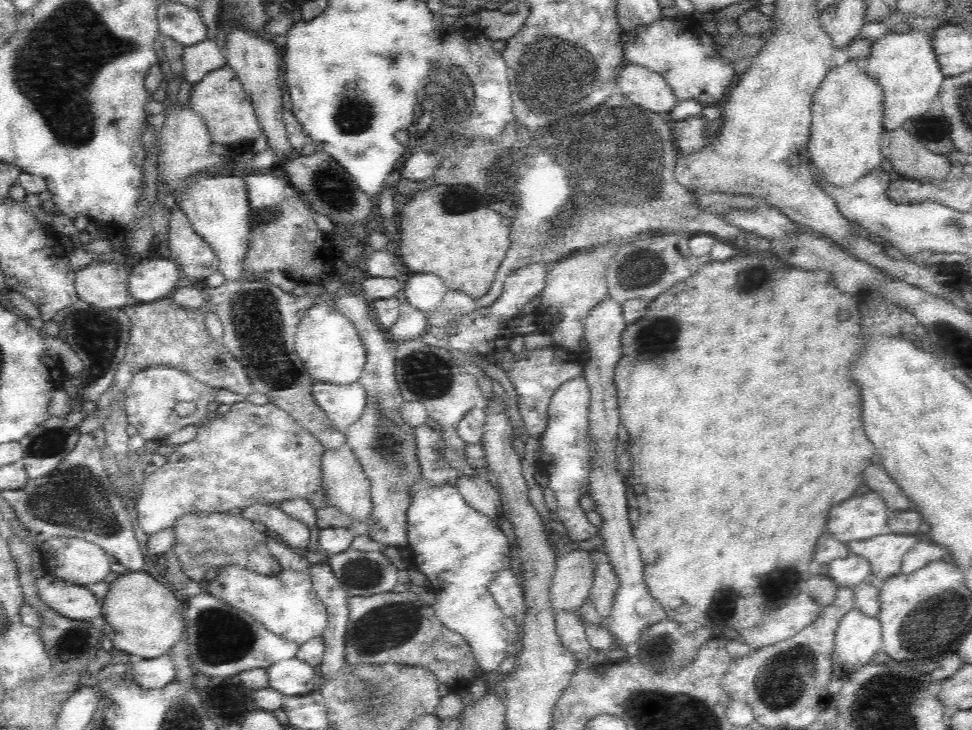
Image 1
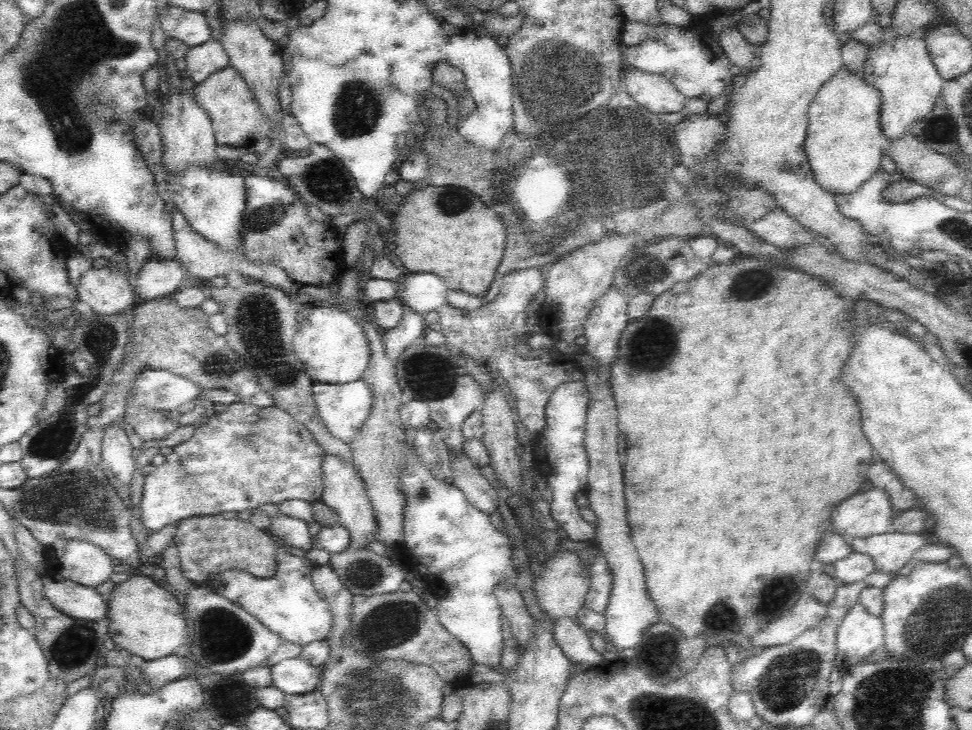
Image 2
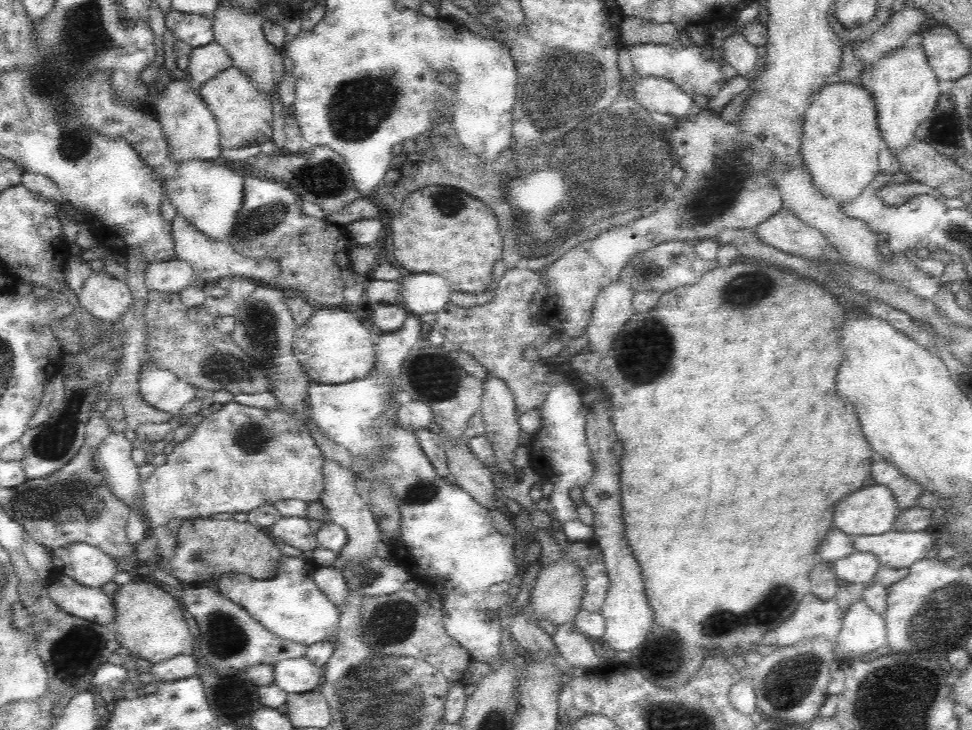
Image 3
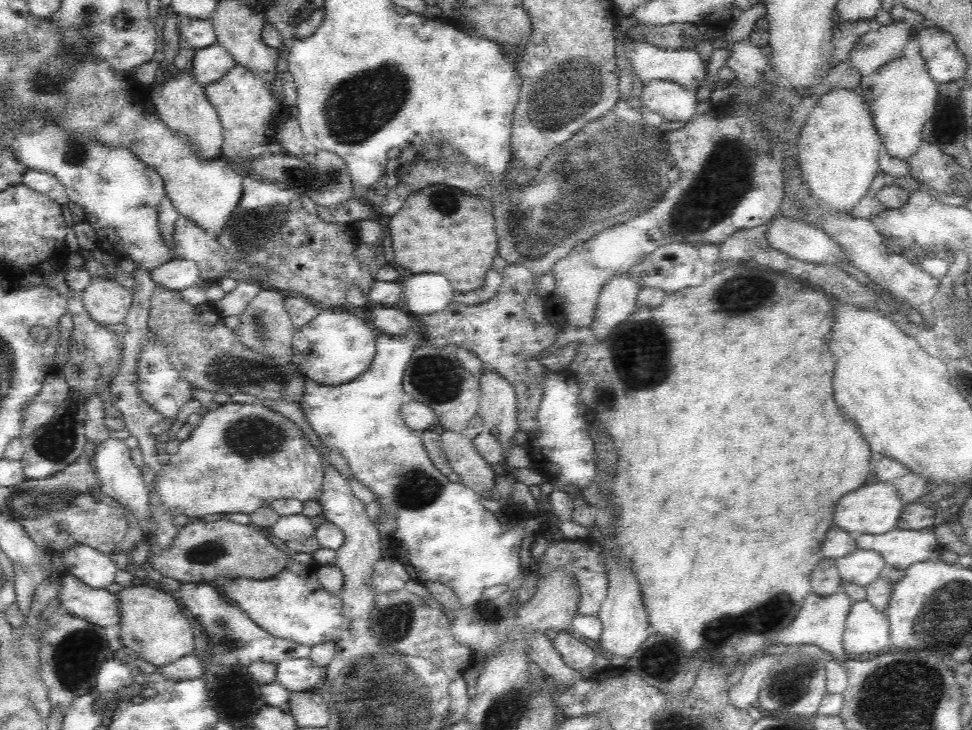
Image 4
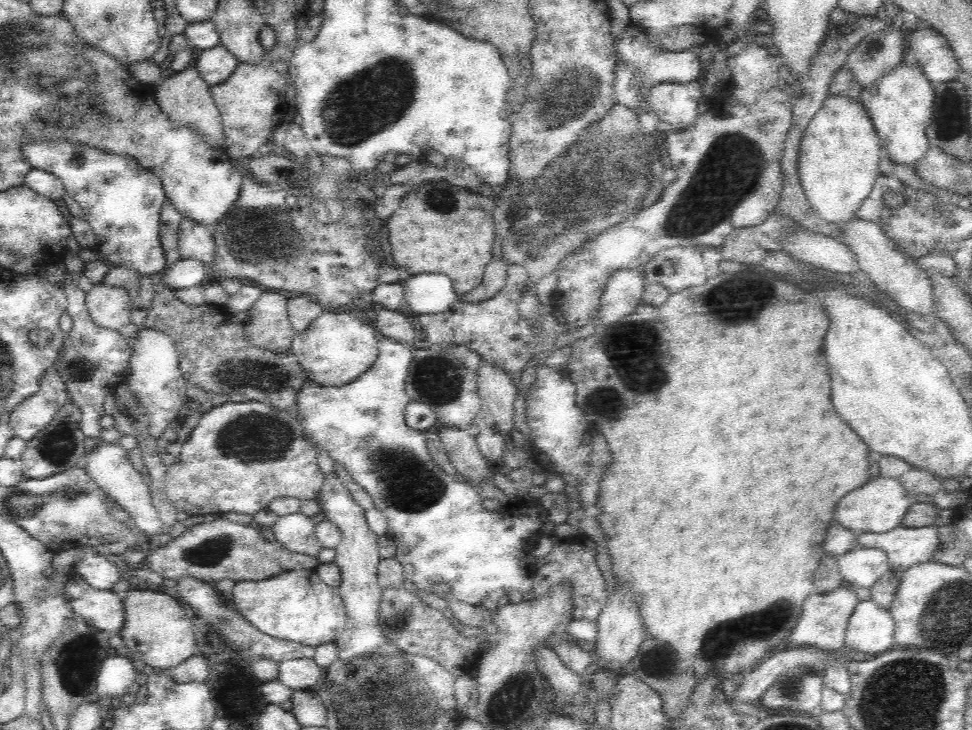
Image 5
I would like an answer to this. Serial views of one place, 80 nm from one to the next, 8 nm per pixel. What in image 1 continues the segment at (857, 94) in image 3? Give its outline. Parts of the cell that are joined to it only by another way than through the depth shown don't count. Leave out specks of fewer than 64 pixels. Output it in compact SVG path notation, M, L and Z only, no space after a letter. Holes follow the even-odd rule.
M855 60L826 72L813 96L808 152L813 166L830 184L844 186L866 176L883 160L881 138L883 127L883 88L868 76Z

